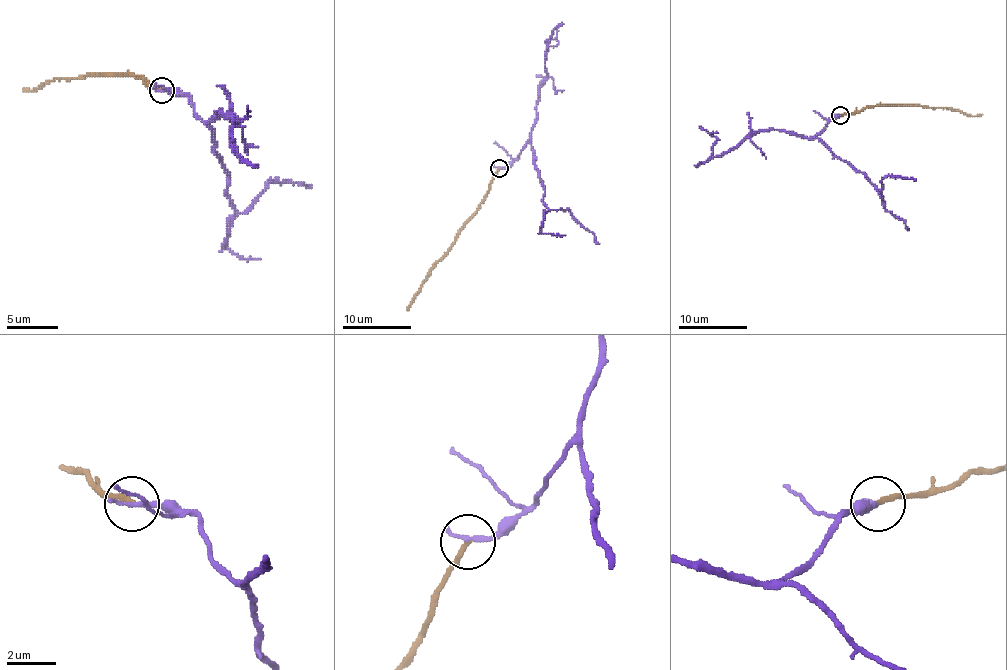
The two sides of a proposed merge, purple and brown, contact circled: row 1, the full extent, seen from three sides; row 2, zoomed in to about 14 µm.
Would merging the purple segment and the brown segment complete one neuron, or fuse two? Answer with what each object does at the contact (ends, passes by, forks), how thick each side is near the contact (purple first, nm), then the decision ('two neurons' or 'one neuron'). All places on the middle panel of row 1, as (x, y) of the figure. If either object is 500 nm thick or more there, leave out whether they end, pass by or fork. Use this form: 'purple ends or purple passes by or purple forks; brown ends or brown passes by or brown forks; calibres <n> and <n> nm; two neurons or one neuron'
purple ends; brown ends; calibres 220 and 200 nm; one neuron

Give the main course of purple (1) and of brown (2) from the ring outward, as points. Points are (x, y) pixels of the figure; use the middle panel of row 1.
1: (499, 169), (509, 167), (529, 143), (545, 191), (543, 201), (551, 210), (569, 210), (599, 244)
2: (499, 169), (480, 208), (431, 271), (407, 310)

